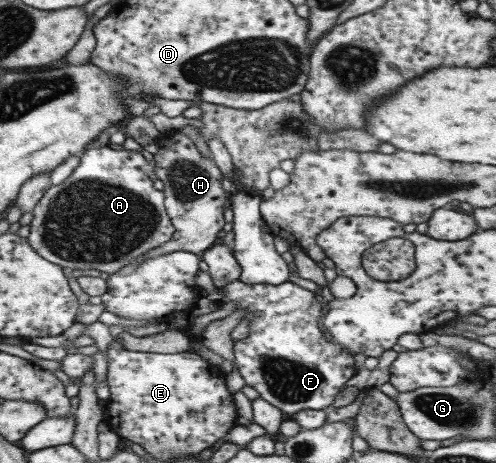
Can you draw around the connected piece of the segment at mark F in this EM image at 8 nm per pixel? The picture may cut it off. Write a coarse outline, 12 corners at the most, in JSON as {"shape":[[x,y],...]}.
{"shape":[[237,280],[245,384],[287,417],[331,406],[354,356],[315,294]]}

